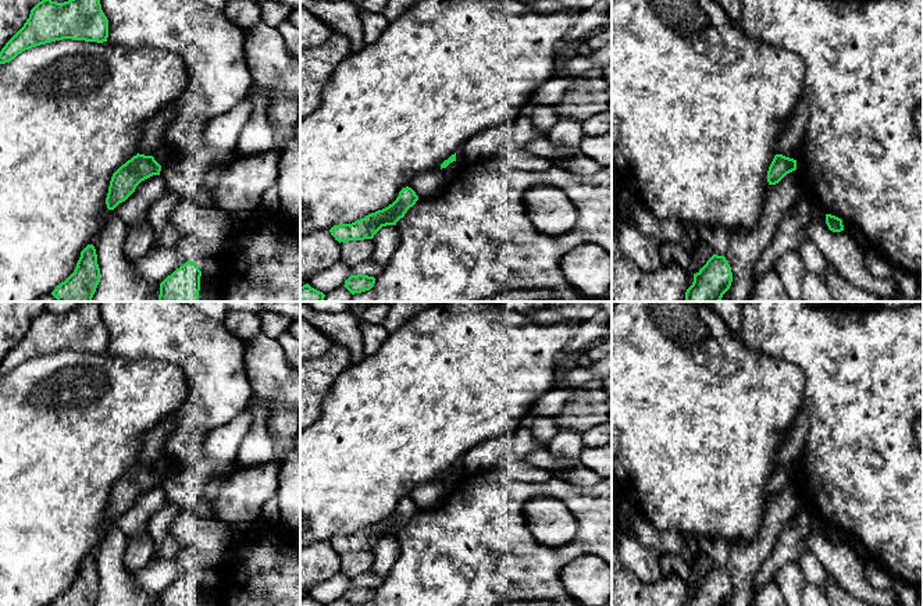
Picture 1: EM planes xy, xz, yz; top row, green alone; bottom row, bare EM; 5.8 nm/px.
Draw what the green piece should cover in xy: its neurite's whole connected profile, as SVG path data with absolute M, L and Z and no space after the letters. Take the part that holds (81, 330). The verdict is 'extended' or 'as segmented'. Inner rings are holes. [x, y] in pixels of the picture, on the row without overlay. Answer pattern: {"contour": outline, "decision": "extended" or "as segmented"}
{"contour": "M81 302L64 314L44 310L31 321L24 338L1 360L0 375L10 374L25 361L56 352L103 354L107 349L108 331L101 321L100 302Z", "decision": "as segmented"}

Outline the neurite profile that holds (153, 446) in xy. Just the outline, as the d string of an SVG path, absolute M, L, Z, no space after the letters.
M165 417L146 432L138 456L139 466L153 467L156 464L156 461L164 454L165 442L174 428L174 420L171 417Z

